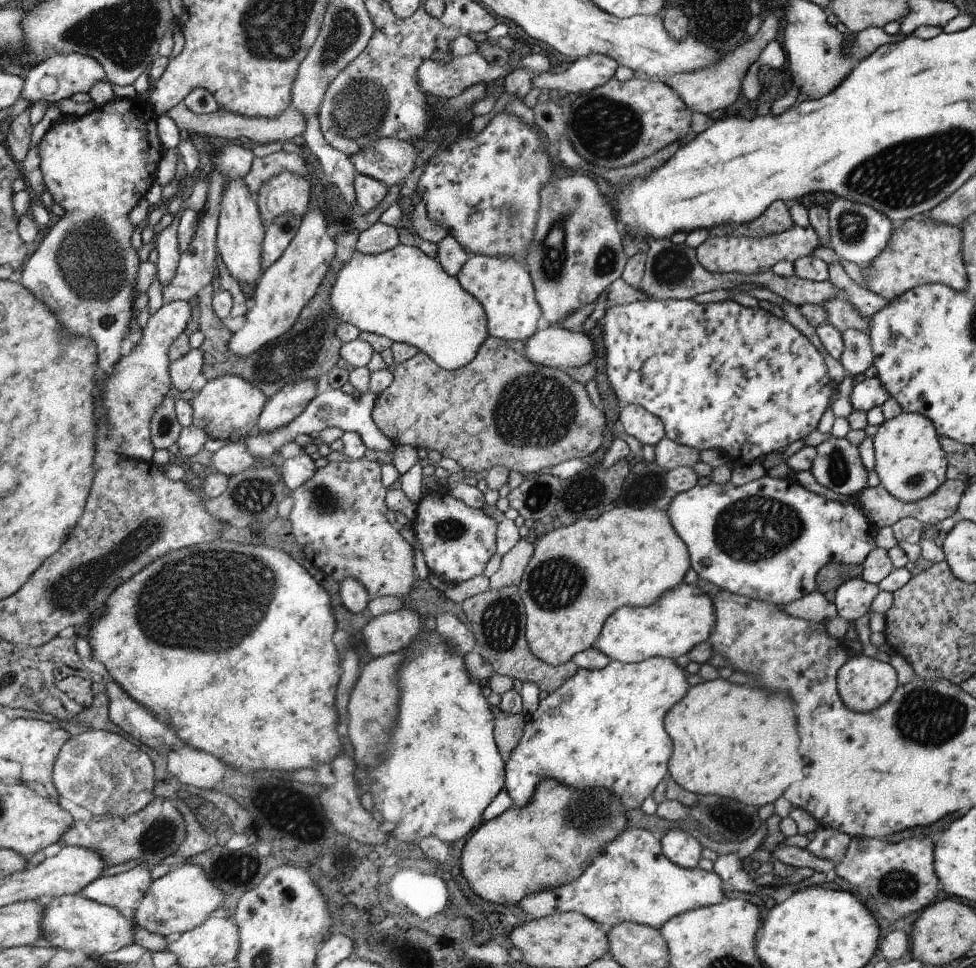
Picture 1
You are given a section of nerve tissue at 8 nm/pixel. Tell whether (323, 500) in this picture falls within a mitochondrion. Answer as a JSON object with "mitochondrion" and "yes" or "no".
{"mitochondrion":"yes"}

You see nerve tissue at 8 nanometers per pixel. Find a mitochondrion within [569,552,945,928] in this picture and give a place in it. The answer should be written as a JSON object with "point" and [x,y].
{"point":[896,885]}

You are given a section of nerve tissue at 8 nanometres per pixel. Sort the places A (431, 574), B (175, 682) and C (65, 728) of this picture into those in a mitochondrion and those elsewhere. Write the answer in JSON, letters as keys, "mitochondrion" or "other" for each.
{"A":"other","B":"other","C":"other"}

